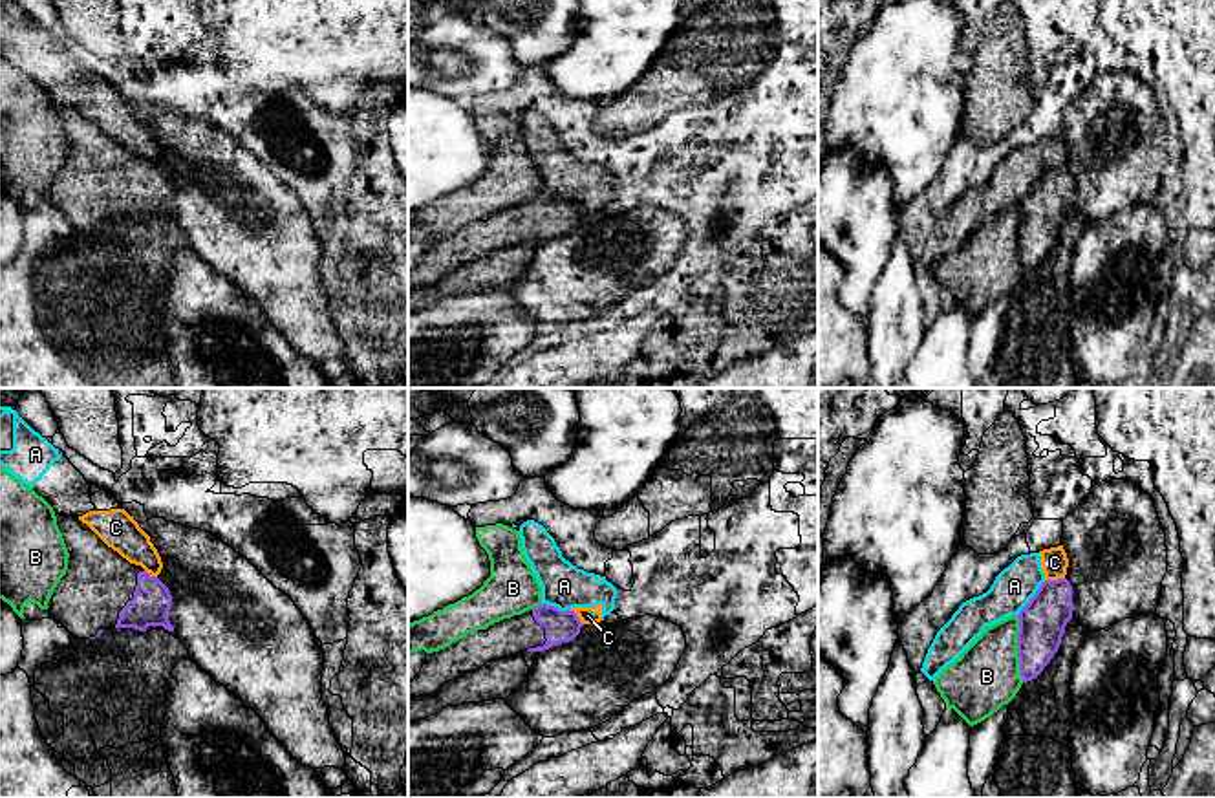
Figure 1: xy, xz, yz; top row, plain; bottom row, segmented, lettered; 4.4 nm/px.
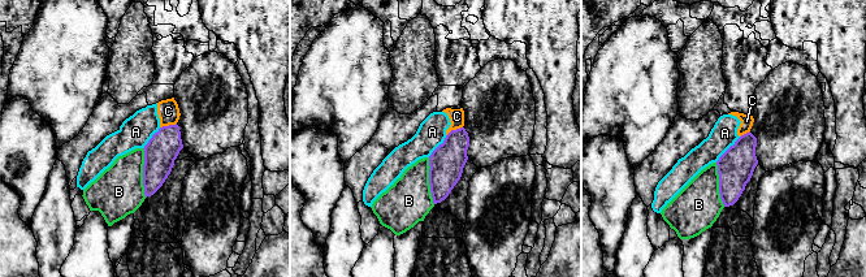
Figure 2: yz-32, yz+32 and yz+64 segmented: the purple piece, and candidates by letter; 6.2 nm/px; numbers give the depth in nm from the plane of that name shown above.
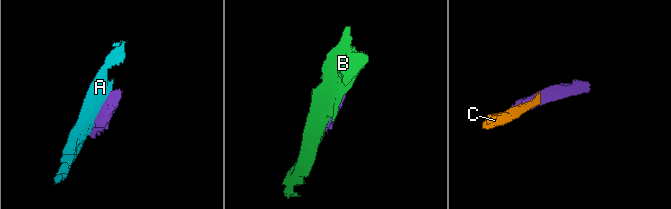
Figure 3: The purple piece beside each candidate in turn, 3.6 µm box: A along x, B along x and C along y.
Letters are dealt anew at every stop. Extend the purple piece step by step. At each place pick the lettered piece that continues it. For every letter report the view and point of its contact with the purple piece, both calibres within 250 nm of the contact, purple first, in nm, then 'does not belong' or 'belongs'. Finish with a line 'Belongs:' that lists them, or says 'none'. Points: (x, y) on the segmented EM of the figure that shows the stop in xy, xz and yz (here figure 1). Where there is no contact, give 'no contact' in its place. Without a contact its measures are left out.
A: meets purple in yz at (1031, 599); 200 nm thick on the purple side, 180 nm on the other; does not belong
B: meets purple in yz at (1018, 648); 200 nm thick on the purple side, 300 nm on the other; does not belong
C: meets purple in yz at (1054, 581); 200 nm thick on the purple side, 120 nm on the other; does not belong
Belongs: none

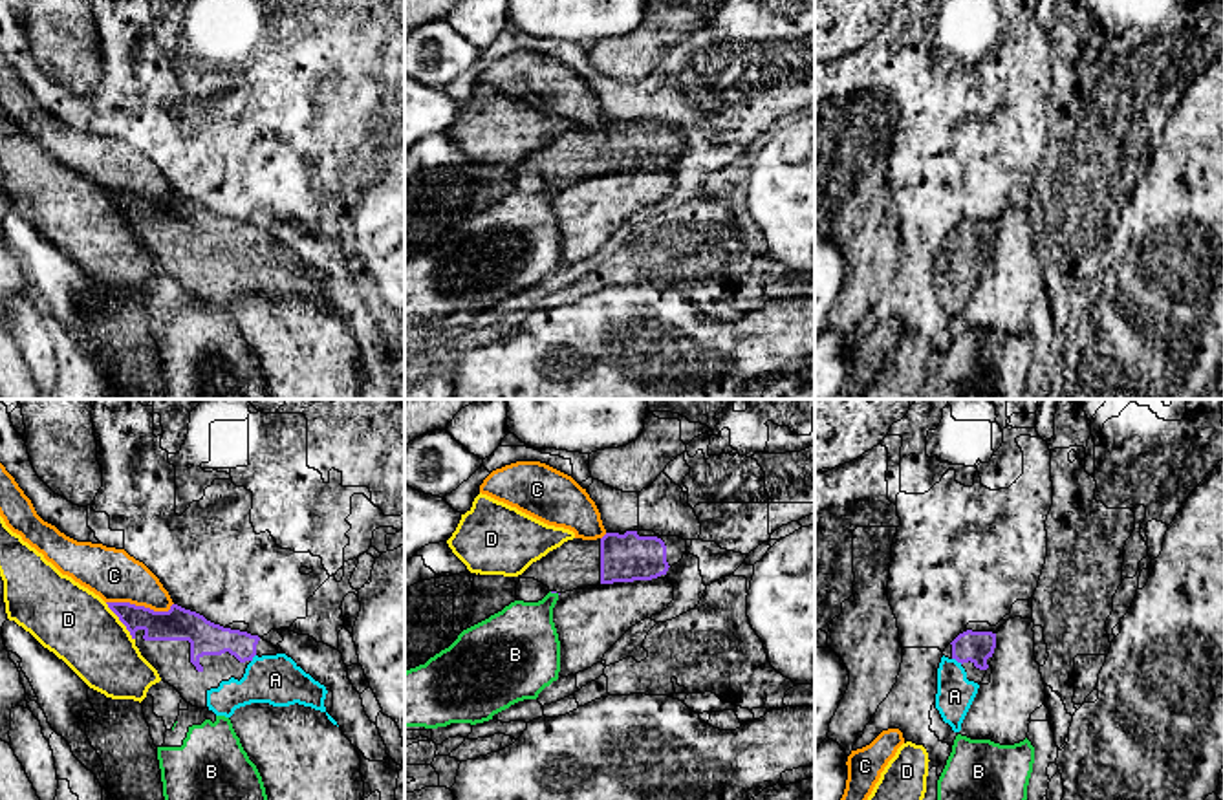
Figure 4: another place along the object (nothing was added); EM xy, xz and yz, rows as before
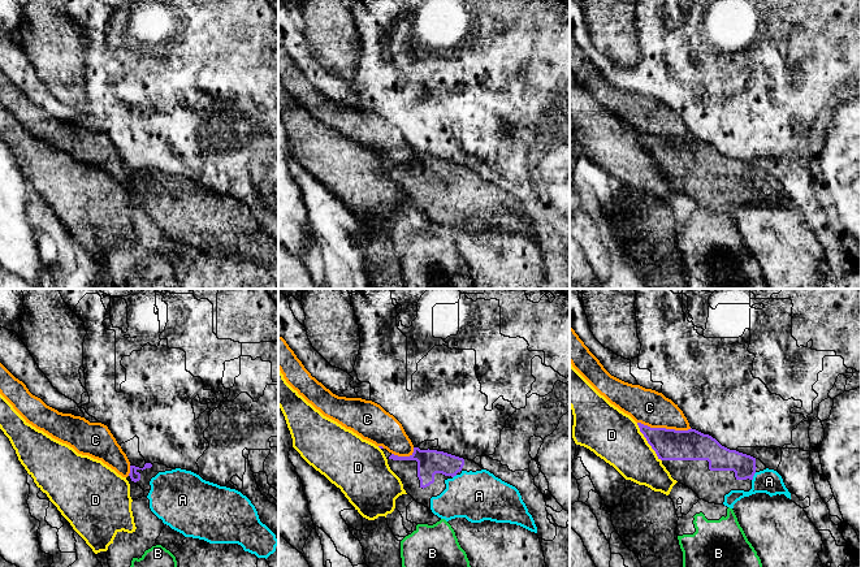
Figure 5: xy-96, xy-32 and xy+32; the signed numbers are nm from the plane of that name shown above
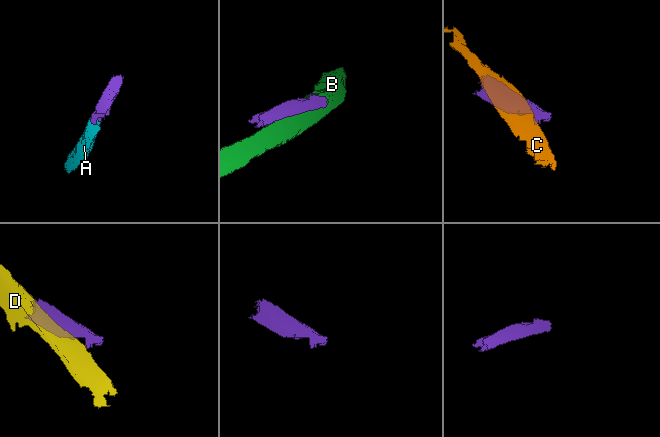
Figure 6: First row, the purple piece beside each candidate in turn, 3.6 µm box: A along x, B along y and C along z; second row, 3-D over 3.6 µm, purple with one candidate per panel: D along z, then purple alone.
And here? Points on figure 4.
A: meets purple in yz at (958, 661); 140 nm thick on the purple side, 160 nm on the other; belongs
B: meets purple in xz at (555, 592); 20 nm thick on the purple side, 300 nm on the other; does not belong
C: meets purple in xy at (140, 606); 140 nm thick on the purple side, 220 nm on the other; does not belong
D: meets purple in xy at (119, 619); 140 nm thick on the purple side, 320 nm on the other; does not belong
Belongs: A

